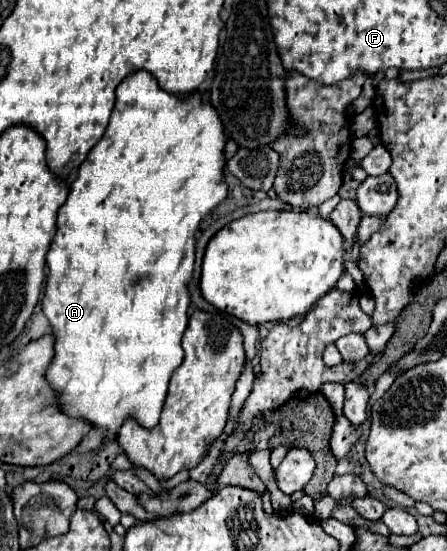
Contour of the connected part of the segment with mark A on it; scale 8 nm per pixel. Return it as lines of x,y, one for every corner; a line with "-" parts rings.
138,70
128,78
124,78
116,88
116,106
112,110
110,124
104,136
100,138
100,142
88,152
88,158
78,168
78,176
70,186
68,198
58,210
58,220
56,220
58,230
46,256
48,278
46,278
46,292
42,298
42,312
48,318
54,336
54,358
44,376
56,394
56,402
60,404
60,410
64,410
64,414
72,418
82,418
90,422
94,428
100,428
104,432
104,438
116,436
124,420
128,418
134,418
146,430
156,426
160,420
160,410
168,394
170,376
184,360
184,350
180,342
188,324
190,298
186,284
194,268
194,234
198,232
202,218
228,196
228,186
224,184
224,176
222,176
222,168
226,162
222,152
224,144
226,138
222,136
220,118
216,118
212,104
202,104
202,94
192,94
180,102
176,100
176,96
160,90
152,74
148,74
146,70

